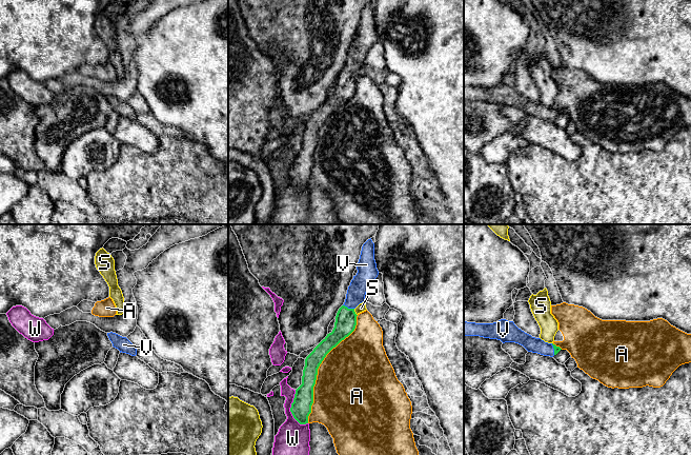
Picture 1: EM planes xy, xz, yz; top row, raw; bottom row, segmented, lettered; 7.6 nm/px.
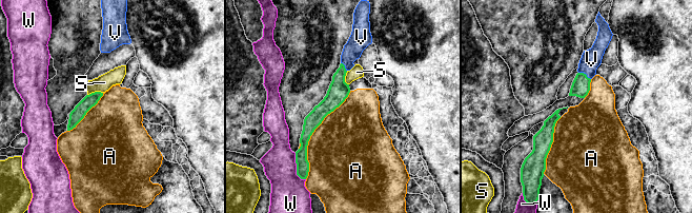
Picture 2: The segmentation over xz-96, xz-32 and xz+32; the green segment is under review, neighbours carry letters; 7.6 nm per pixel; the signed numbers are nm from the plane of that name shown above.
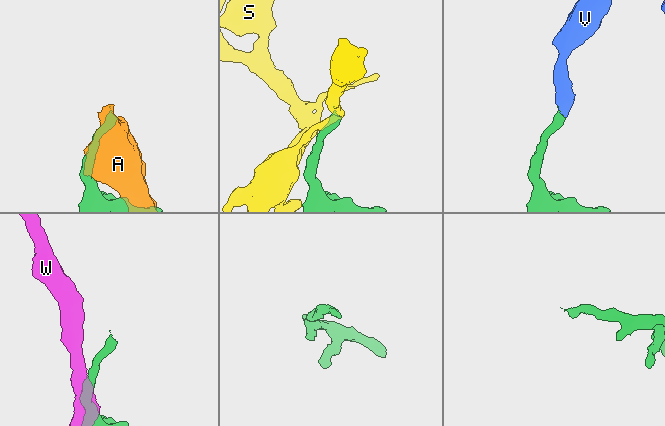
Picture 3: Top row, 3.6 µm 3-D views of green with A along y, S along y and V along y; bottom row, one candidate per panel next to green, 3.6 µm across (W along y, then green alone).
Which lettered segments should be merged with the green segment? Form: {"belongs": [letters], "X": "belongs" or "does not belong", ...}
{"belongs": ["V"], "A": "does not belong", "S": "does not belong", "V": "belongs", "W": "does not belong"}

